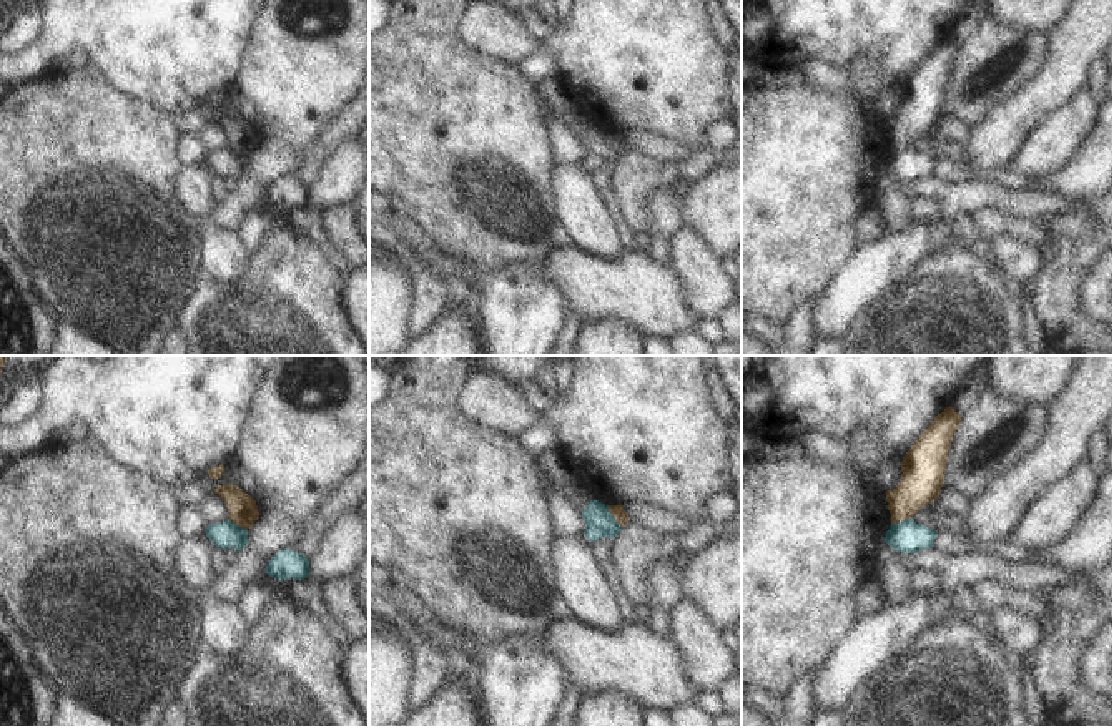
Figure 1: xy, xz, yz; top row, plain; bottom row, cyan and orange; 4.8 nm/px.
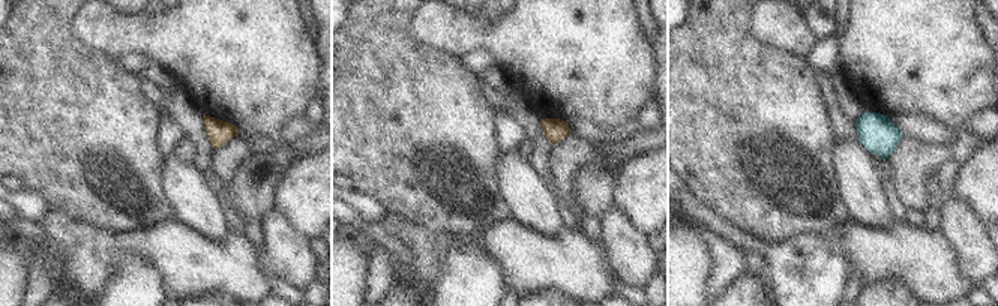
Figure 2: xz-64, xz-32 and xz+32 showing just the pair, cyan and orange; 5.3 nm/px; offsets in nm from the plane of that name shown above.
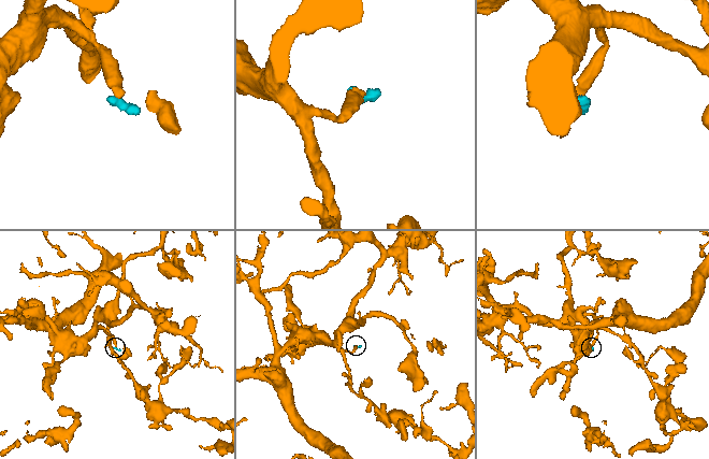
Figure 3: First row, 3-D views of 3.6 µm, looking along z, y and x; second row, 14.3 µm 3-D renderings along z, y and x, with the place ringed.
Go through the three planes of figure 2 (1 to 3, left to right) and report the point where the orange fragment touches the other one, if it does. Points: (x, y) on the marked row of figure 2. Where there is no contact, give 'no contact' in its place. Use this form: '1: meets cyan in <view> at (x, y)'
1: no contact
2: no contact
3: no contact

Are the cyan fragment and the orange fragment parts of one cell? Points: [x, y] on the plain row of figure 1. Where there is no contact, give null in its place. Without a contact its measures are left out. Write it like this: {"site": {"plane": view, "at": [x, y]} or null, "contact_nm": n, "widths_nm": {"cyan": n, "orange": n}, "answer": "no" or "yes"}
{"site": {"plane": "xz", "at": [612, 145]}, "contact_nm": 130, "widths_nm": {"cyan": 140, "orange": 70}, "answer": "no"}

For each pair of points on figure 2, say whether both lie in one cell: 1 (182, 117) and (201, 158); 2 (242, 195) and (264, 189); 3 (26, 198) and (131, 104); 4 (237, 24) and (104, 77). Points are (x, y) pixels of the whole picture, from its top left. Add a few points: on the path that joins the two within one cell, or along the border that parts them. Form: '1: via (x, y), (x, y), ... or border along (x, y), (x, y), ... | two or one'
1: via (192, 128), (201, 141), (201, 147) | one
2: via (248, 194), (258, 189) | one
3: border along (24, 188), (36, 192), (50, 206) | two
4: border along (84, 42), (116, 57) | two

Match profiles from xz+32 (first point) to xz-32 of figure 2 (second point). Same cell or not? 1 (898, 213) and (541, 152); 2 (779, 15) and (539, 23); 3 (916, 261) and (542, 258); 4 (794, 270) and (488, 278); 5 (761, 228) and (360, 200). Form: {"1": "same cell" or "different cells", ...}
{"1": "same cell", "2": "same cell", "3": "same cell", "4": "same cell", "5": "different cells"}

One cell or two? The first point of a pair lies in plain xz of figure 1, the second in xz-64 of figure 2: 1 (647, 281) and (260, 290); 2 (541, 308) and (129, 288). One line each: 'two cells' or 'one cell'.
1: one cell
2: one cell

